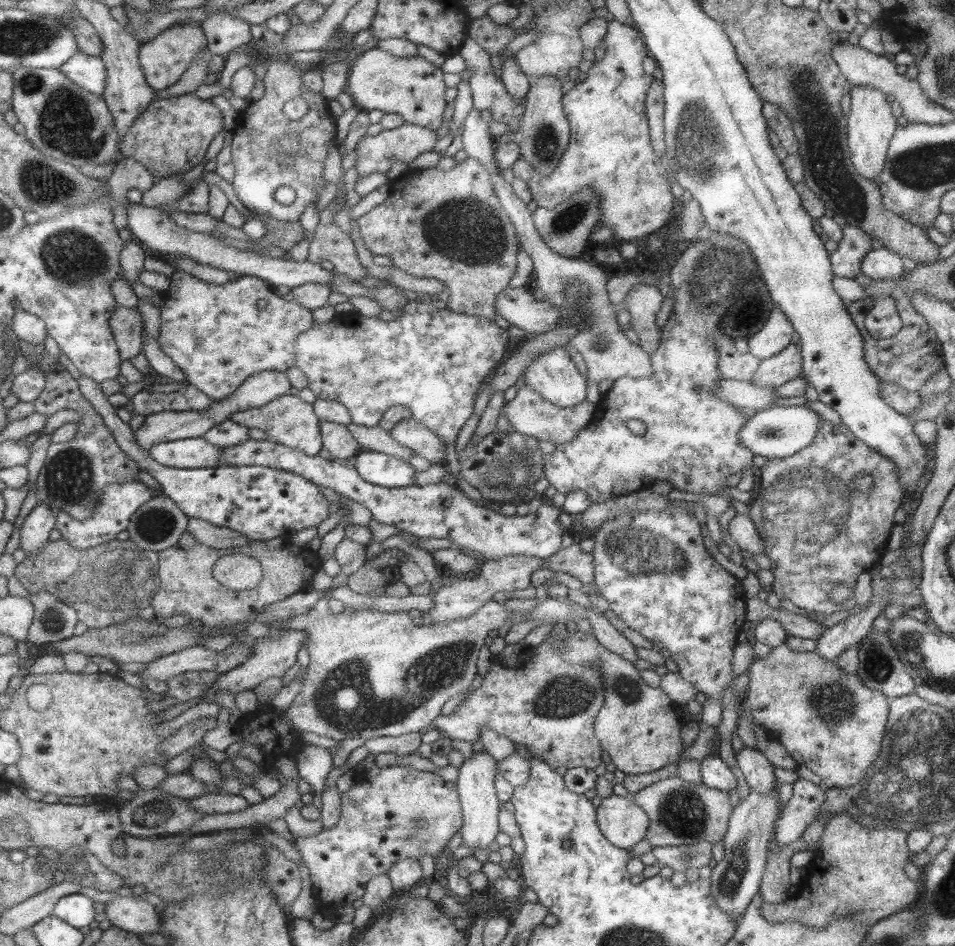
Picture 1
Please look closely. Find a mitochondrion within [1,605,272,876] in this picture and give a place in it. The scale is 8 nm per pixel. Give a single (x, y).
(152, 817)

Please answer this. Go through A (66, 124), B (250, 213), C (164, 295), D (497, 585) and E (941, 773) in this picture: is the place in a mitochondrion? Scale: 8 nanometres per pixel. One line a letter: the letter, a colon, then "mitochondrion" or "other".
A: mitochondrion
B: other
C: other
D: other
E: mitochondrion

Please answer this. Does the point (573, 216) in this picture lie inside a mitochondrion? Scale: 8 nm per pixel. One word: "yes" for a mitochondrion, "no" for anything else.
yes

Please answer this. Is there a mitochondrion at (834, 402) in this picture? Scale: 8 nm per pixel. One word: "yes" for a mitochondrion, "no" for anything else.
no

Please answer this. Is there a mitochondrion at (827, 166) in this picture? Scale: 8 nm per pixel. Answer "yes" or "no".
yes

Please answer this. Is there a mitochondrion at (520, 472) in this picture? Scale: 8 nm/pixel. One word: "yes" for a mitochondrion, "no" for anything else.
yes

